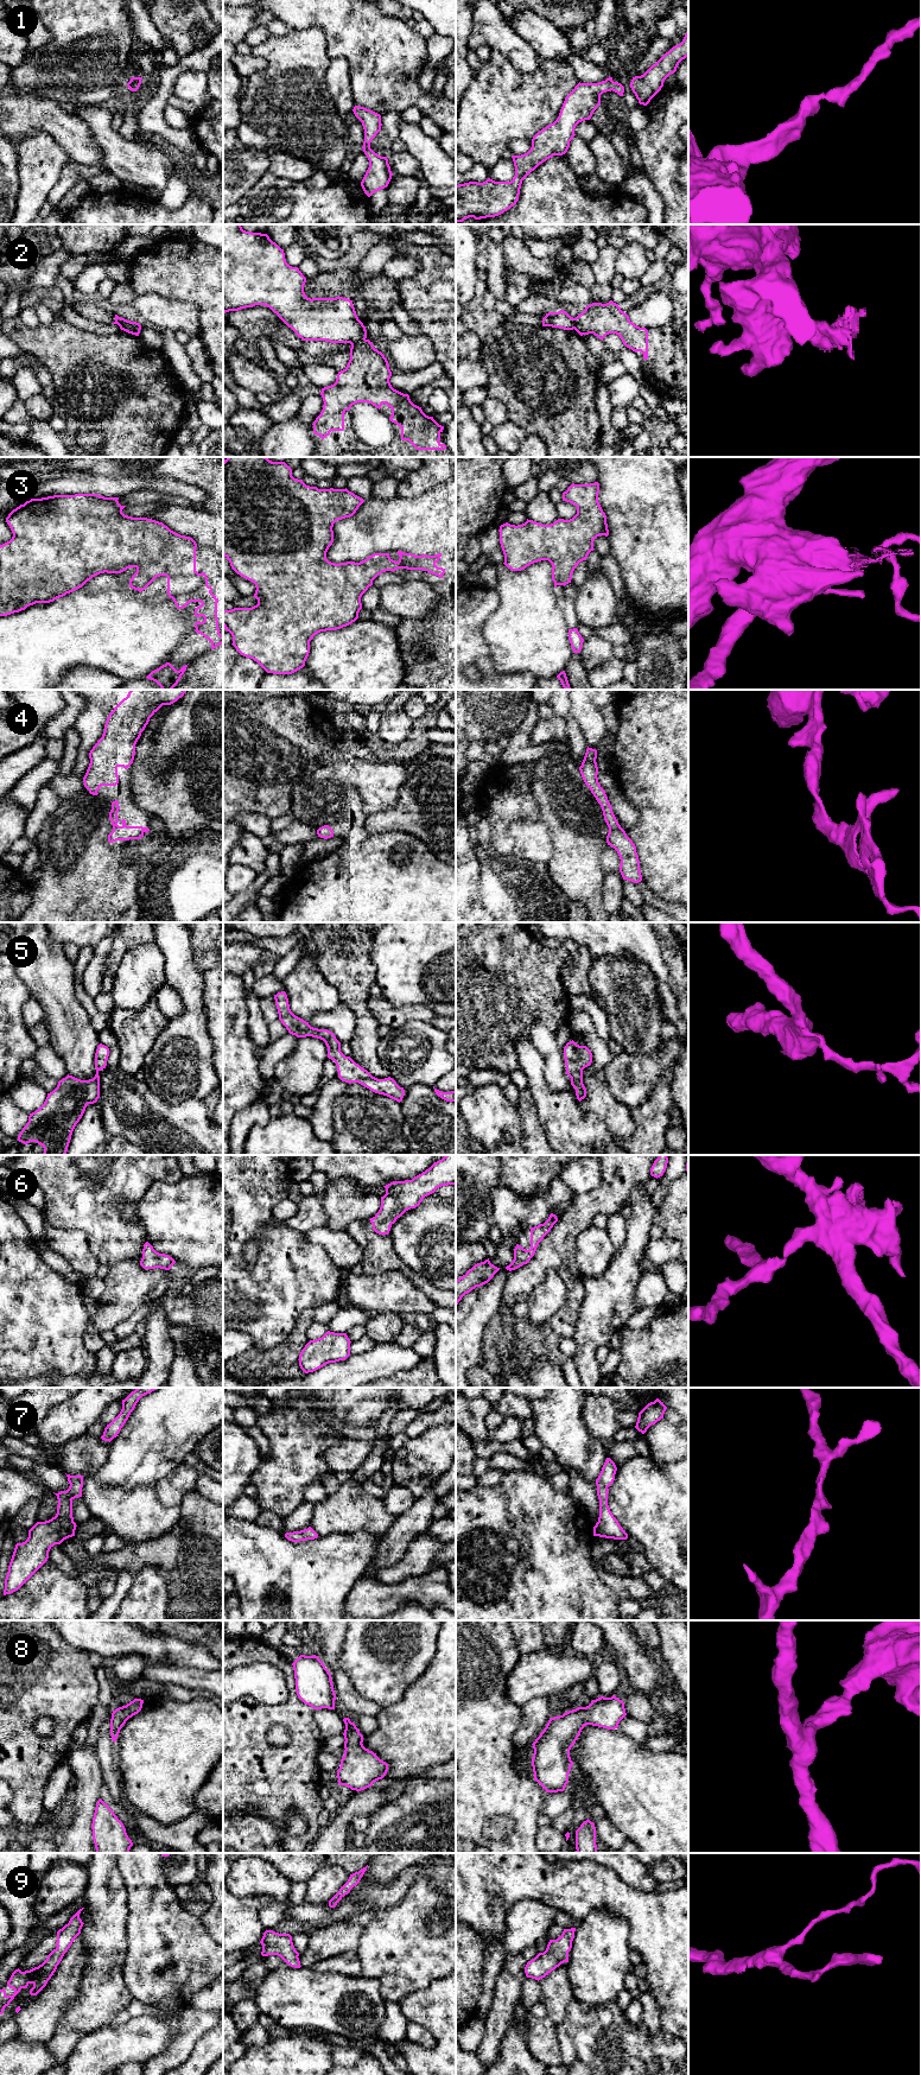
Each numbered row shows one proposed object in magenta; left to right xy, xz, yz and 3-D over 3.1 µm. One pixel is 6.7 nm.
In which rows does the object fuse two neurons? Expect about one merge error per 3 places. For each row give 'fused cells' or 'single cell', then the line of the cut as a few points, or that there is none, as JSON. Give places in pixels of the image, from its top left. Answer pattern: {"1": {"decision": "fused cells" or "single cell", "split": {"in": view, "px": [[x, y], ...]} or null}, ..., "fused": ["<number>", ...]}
{"1": {"decision": "single cell", "split": null}, "2": {"decision": "fused cells", "split": {"in": "xz", "px": [[364, 338], [351, 344]]}}, "3": {"decision": "fused cells", "split": {"in": "xy", "px": [[195, 549], [164, 572], [148, 576], [144, 584], [132, 583]]}}, "4": {"decision": "single cell", "split": null}, "5": {"decision": "single cell", "split": null}, "6": {"decision": "single cell", "split": null}, "7": {"decision": "single cell", "split": null}, "8": {"decision": "single cell", "split": null}, "9": {"decision": "single cell", "split": null}, "fused": ["2", "3"]}

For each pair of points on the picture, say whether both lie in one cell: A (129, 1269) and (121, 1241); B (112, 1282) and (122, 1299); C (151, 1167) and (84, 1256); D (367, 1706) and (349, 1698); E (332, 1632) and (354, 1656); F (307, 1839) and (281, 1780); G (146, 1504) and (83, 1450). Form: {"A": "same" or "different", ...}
{"A": "different", "B": "same", "C": "different", "D": "same", "E": "different", "F": "same", "G": "same"}

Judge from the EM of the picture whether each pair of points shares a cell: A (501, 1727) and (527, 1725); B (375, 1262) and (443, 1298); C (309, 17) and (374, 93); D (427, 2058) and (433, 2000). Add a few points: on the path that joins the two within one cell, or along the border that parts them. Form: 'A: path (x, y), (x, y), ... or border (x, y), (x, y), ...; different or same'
A: border (522, 1706), (522, 1721), (513, 1737), (516, 1750); different
B: path (392, 1262), (402, 1267), (426, 1287); same
C: path (331, 25), (374, 70); same
D: path (440, 2044), (440, 2015); same

